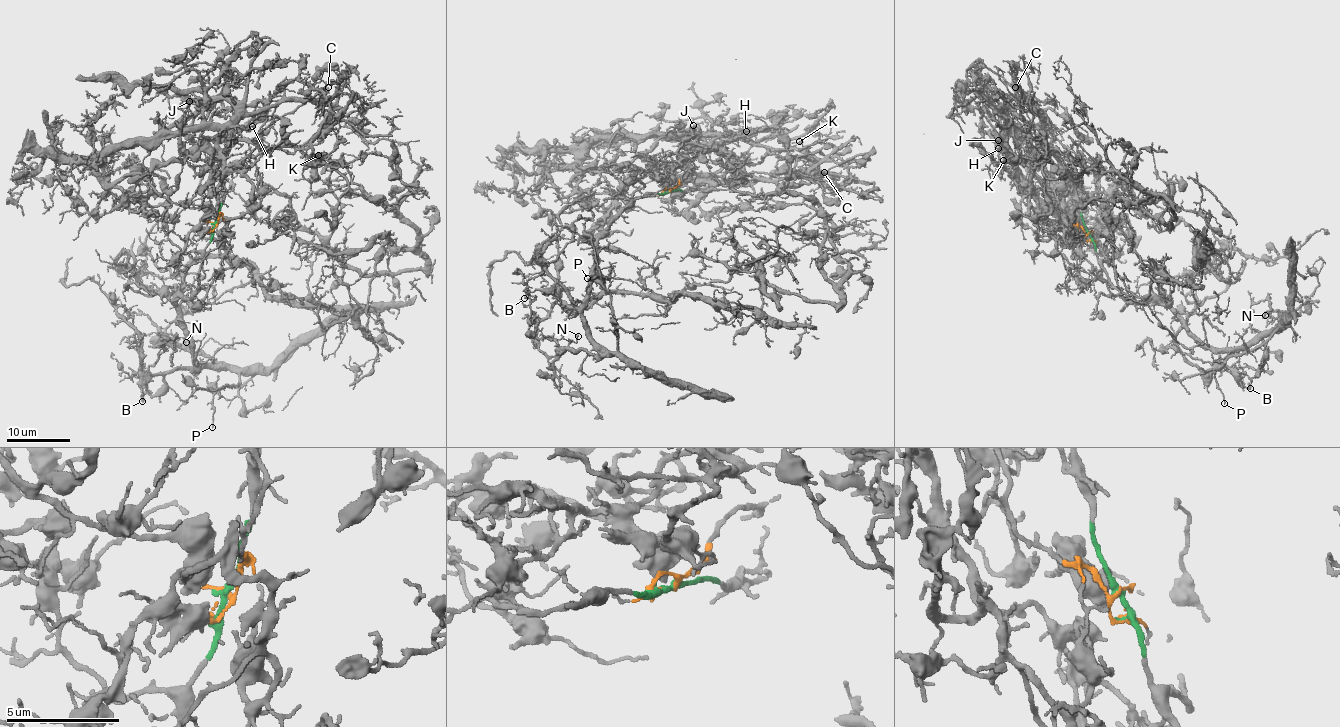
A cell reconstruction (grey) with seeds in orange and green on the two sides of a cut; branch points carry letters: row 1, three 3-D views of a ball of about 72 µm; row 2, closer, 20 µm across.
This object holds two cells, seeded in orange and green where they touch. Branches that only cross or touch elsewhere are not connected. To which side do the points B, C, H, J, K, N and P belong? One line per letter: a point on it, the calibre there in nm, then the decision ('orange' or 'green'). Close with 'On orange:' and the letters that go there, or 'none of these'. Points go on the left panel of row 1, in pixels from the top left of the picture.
B: at (142, 401); 120 nm thick; green
C: at (328, 87); 360 nm thick; orange
H: at (252, 126); 80 nm thick; orange
J: at (189, 101); 150 nm thick; orange
K: at (318, 155); 120 nm thick; orange
N: at (186, 342); 120 nm thick; green
P: at (212, 427); 140 nm thick; green
On orange: C, H, J, K

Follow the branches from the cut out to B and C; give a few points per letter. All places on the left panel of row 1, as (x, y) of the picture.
B: (213, 222), (199, 281), (176, 306), (199, 369), (177, 367), (143, 401)
C: (213, 222), (217, 222), (225, 194), (221, 177), (211, 169), (220, 134), (283, 101), (318, 103), (327, 87)

